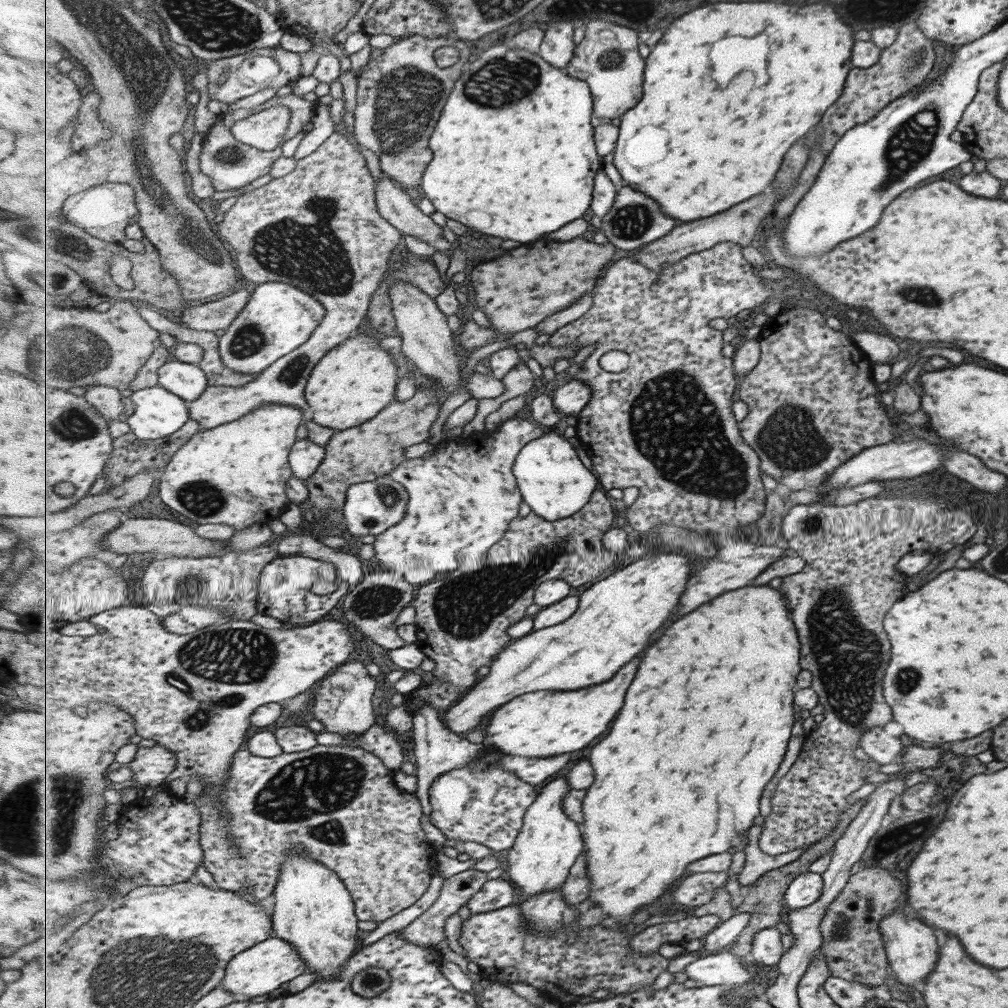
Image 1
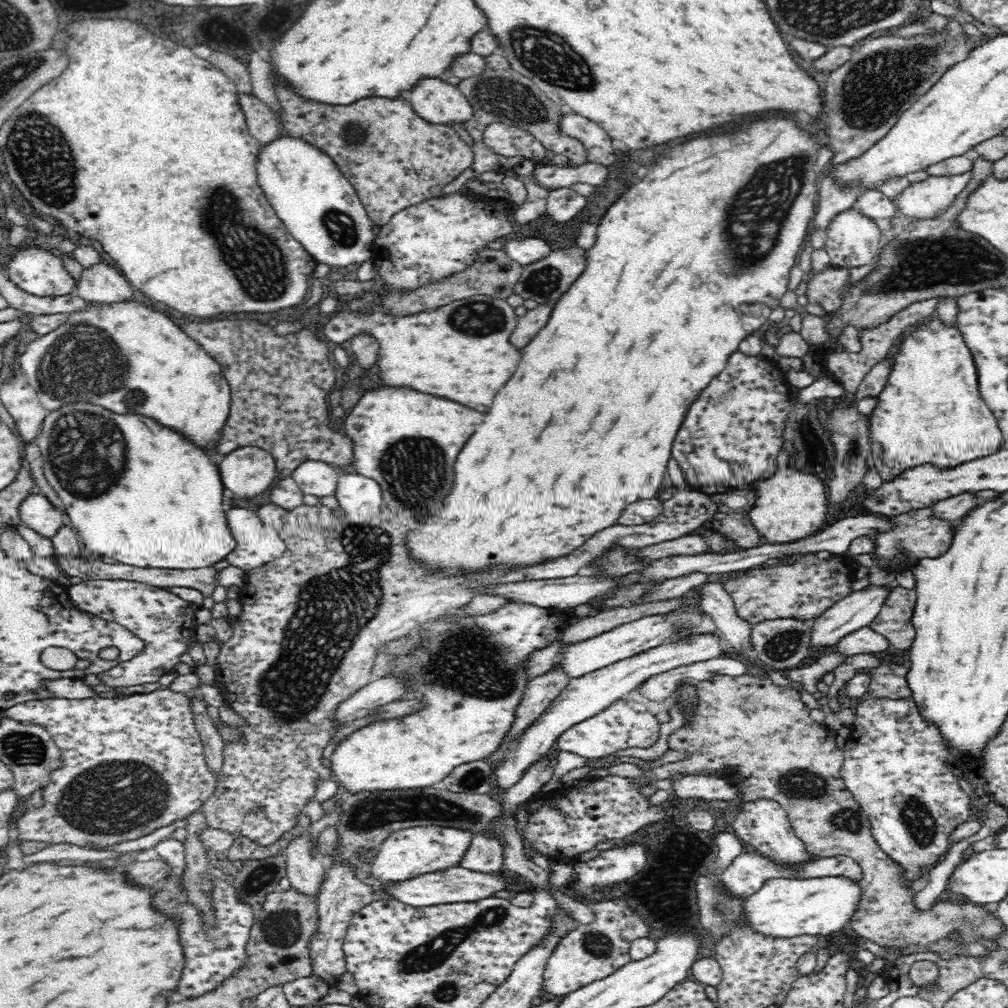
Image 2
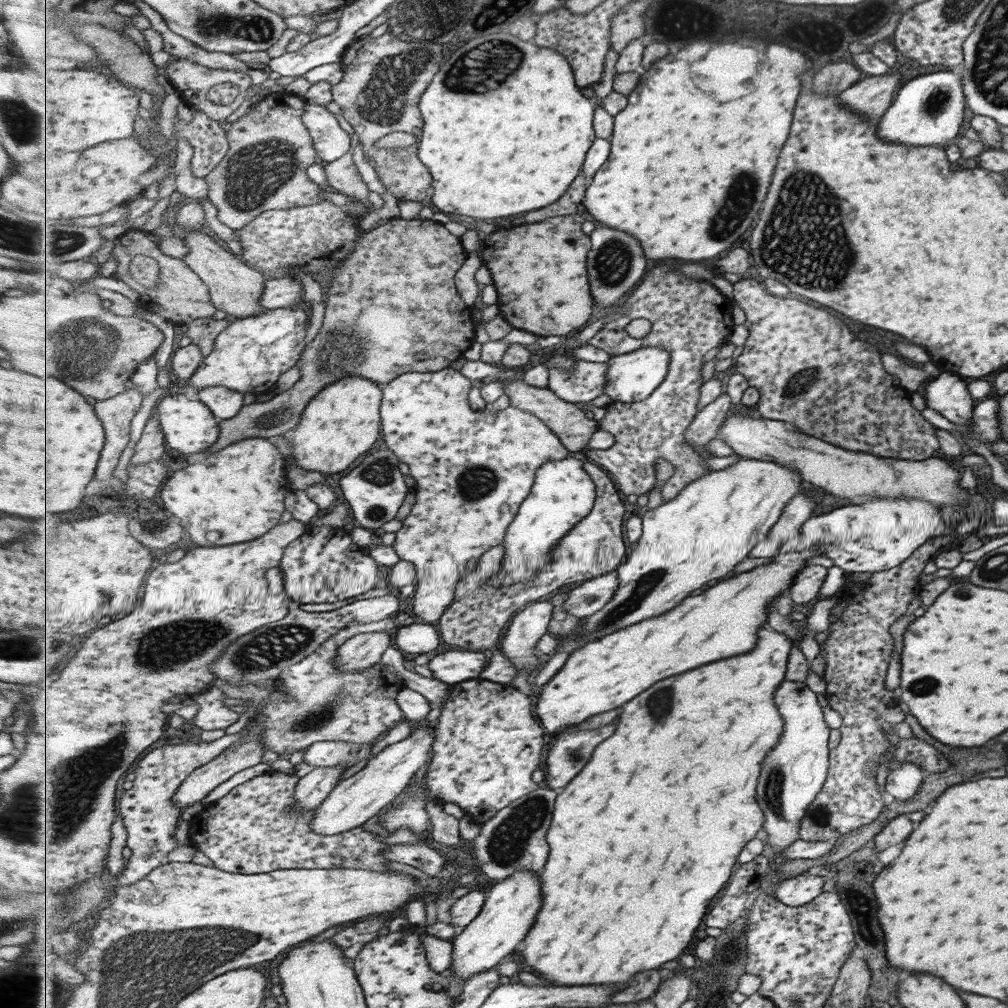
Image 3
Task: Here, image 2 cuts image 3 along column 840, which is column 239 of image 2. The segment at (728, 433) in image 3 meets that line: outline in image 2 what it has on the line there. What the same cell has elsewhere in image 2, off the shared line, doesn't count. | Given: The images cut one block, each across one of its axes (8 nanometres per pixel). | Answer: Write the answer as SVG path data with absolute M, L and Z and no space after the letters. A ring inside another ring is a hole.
M253 446L238 447L231 451L219 459L218 467L223 485L231 490L236 498L249 499L266 492L279 474L275 458L269 452Z

